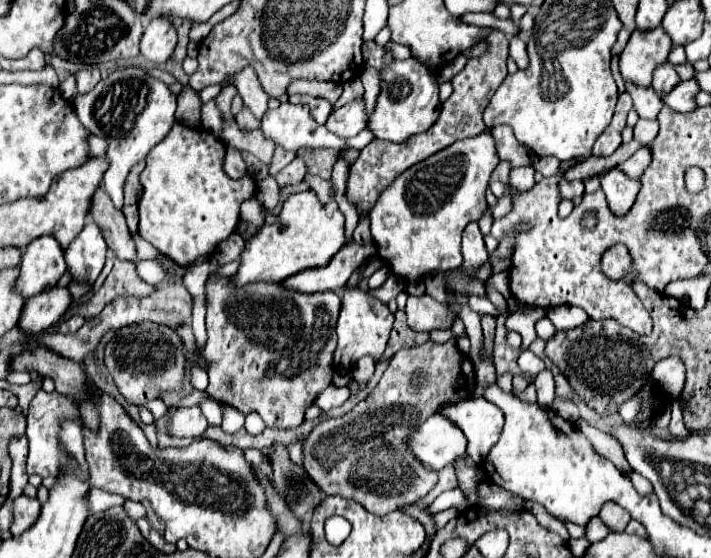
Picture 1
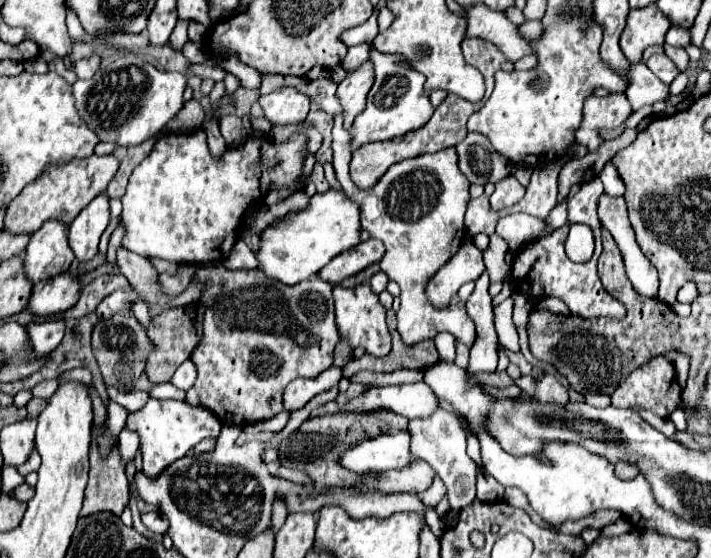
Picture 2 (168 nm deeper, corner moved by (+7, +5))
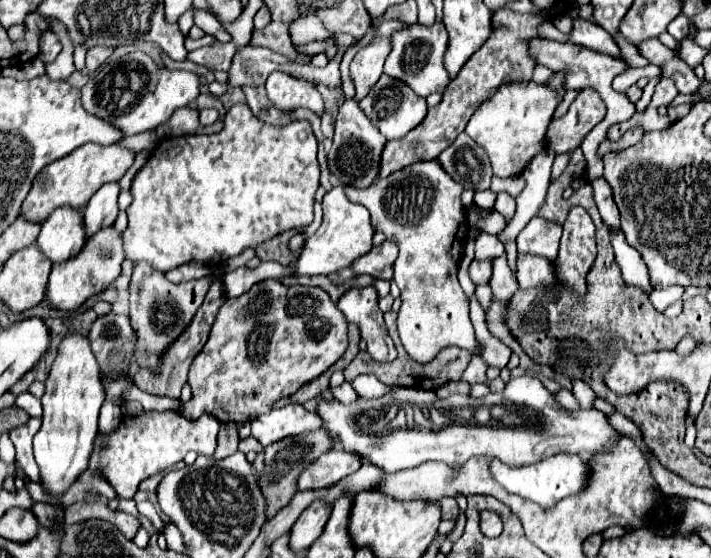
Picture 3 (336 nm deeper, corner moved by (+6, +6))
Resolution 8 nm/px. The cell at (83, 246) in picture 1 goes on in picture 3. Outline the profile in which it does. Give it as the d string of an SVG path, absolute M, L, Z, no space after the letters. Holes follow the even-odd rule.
M111 182L101 186L89 204L85 206L83 212L83 222L85 222L85 236L91 238L103 228L113 226L117 218L117 196L119 196L119 184Z

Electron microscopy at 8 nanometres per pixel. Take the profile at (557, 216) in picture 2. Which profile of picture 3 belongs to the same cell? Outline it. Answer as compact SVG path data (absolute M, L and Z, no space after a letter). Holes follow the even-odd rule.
M535 216L517 236L517 250L521 254L537 254L545 256L547 260L555 260L559 240L561 240L561 224L539 220L539 216Z

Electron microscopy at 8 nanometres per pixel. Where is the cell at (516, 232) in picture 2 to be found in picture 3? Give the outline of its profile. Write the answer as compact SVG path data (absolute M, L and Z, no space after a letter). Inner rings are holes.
M469 210L469 222L477 222L479 224L479 228L483 230L483 232L487 232L487 234L499 234L503 228L505 228L505 218L499 214L499 212L493 212L493 214L489 214L489 216L483 216L483 218L479 218L473 210Z

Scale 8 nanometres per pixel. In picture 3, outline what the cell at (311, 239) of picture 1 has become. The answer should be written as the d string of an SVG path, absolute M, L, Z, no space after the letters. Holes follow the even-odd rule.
M335 186L333 190L329 190L323 198L323 222L319 226L319 230L309 236L303 244L301 254L295 258L293 262L293 276L315 276L315 274L331 274L337 272L341 268L347 268L355 258L359 258L361 254L367 254L371 250L371 238L373 238L373 226L369 222L369 210L361 204L353 204L347 196L343 186Z

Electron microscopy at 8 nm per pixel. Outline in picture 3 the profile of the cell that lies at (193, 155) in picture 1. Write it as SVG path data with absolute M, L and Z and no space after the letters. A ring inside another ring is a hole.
M235 104L227 116L225 116L225 126L219 134L195 134L195 136L179 136L179 138L165 138L161 140L155 150L151 152L147 164L137 172L137 176L133 178L131 184L131 196L133 202L127 208L127 216L129 216L129 226L123 232L123 248L125 248L125 256L133 262L137 260L145 260L149 262L153 268L159 268L161 272L167 272L171 268L177 268L181 264L187 262L213 262L213 264L225 264L231 256L241 254L245 248L249 246L257 246L285 230L291 228L303 228L309 226L313 220L313 202L315 202L315 190L319 186L320 167L317 164L317 140L315 134L311 130L311 124L305 120L295 120L287 126L269 126L261 120L257 120L247 104Z

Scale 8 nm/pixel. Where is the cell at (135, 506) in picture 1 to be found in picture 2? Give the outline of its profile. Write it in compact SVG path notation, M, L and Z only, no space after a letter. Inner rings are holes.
M144 513L142 515L142 521L144 521L144 525L150 529L150 531L154 531L154 533L160 533L160 535L164 535L166 531L168 531L168 519L166 517L162 517L160 513Z

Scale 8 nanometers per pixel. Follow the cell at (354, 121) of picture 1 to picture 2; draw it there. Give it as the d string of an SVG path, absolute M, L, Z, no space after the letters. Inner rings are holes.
M364 61L358 69L348 71L346 79L338 85L338 97L344 107L344 127L348 129L358 113L364 111L366 95L374 83L372 61Z

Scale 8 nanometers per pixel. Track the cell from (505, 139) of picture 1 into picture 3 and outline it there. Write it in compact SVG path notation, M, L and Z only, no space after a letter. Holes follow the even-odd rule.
M465 132L439 154L439 164L467 190L487 190L491 186L493 168L485 150L477 146Z

